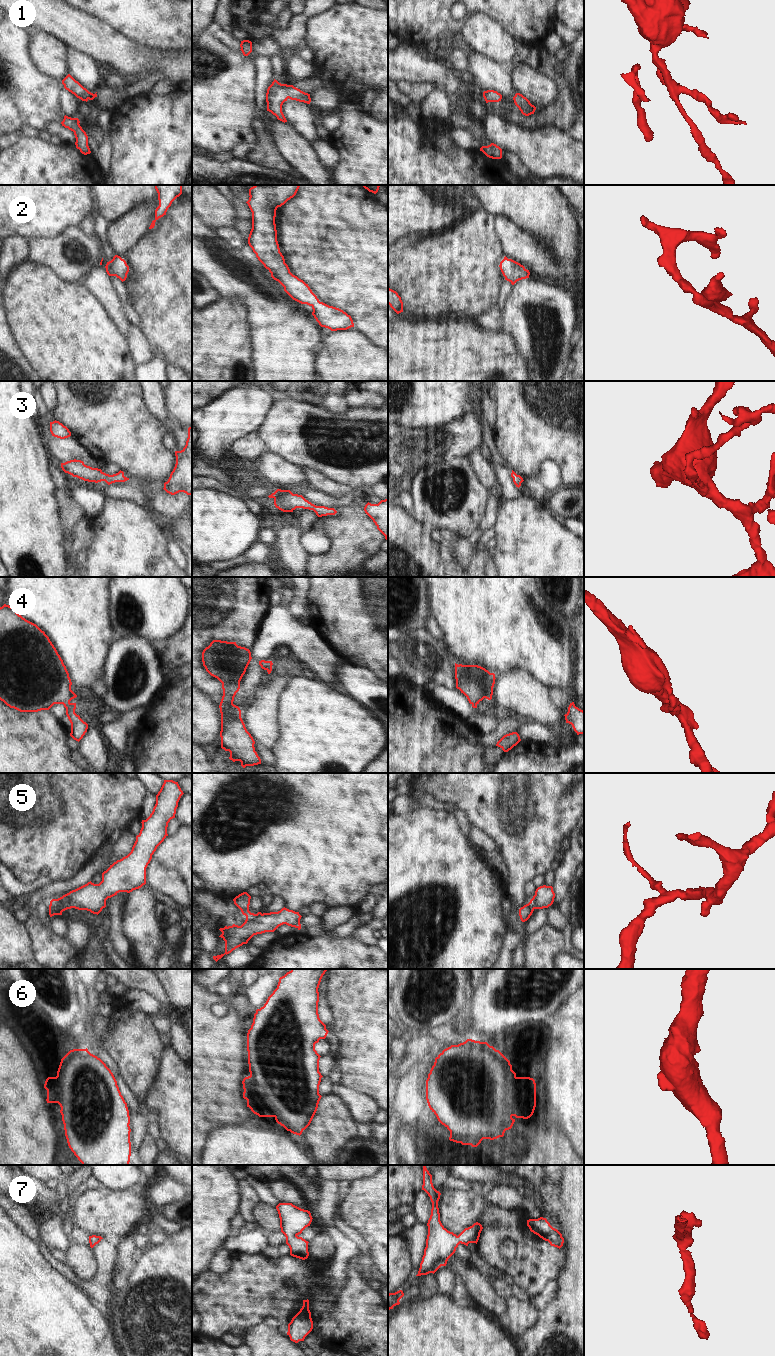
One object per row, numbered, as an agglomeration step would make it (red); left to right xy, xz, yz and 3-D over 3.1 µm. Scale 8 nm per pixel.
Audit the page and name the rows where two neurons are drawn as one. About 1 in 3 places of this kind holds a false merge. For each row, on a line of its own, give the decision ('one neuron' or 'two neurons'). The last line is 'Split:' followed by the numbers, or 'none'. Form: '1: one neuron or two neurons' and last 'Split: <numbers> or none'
1: one neuron
2: one neuron
3: one neuron
4: one neuron
5: two neurons
6: one neuron
7: one neuron
Split: 5

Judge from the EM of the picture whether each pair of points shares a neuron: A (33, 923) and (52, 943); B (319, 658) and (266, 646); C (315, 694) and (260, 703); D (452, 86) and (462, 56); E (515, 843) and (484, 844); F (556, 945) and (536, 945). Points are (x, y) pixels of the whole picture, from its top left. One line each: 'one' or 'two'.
A: one
B: one
C: two
D: two
E: two
F: one

